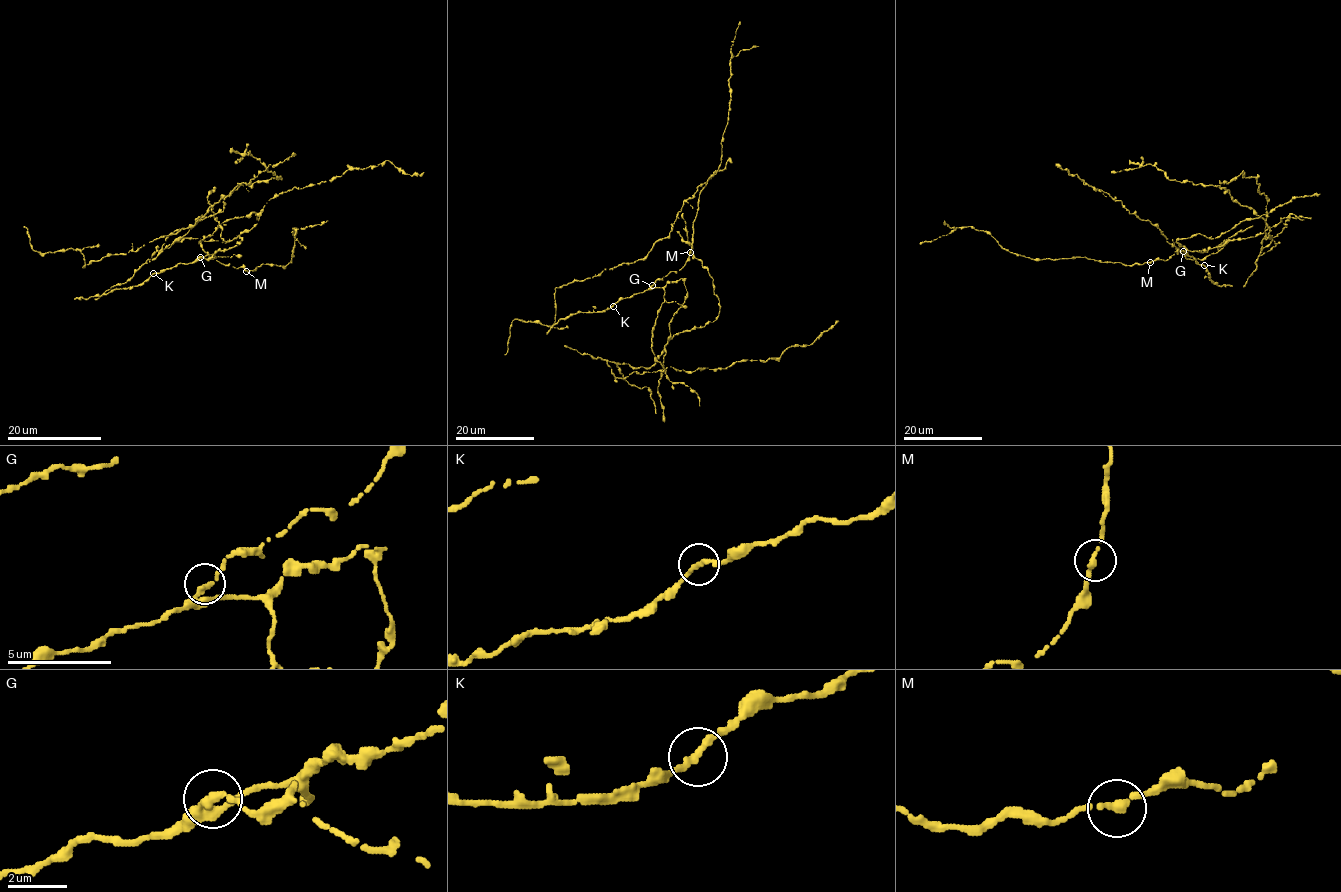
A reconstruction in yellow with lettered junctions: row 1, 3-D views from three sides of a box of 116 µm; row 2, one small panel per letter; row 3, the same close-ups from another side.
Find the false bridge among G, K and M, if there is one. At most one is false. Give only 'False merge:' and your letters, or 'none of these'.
False merge: none of these

